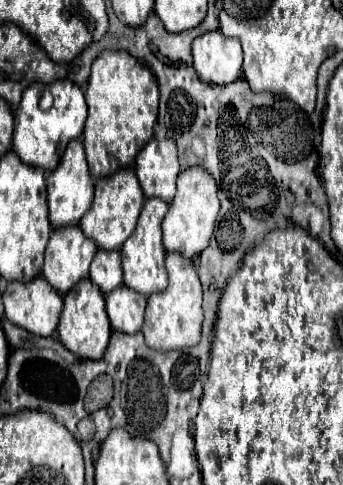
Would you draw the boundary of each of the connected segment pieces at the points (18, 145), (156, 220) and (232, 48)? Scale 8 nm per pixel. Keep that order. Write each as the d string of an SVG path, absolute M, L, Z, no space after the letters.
M56 80L50 84L34 82L26 88L14 128L14 150L24 160L24 164L32 164L52 172L64 154L68 140L74 140L82 134L84 122L88 116L88 106L84 92L72 80Z
M146 198L144 208L140 212L140 220L136 226L136 232L124 242L120 248L122 254L122 268L124 268L124 286L134 288L140 294L154 294L166 288L166 270L164 270L164 244L162 244L162 232L160 232L160 222L164 214L168 212L168 204L160 198Z
M220 30L198 36L192 44L194 70L204 82L230 84L242 74L242 48L236 38L224 36Z

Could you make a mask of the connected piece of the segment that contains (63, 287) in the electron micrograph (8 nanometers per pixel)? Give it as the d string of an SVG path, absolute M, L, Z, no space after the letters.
M78 226L56 228L46 248L42 276L56 292L64 294L78 280L88 278L88 268L96 250L96 242L88 240Z

